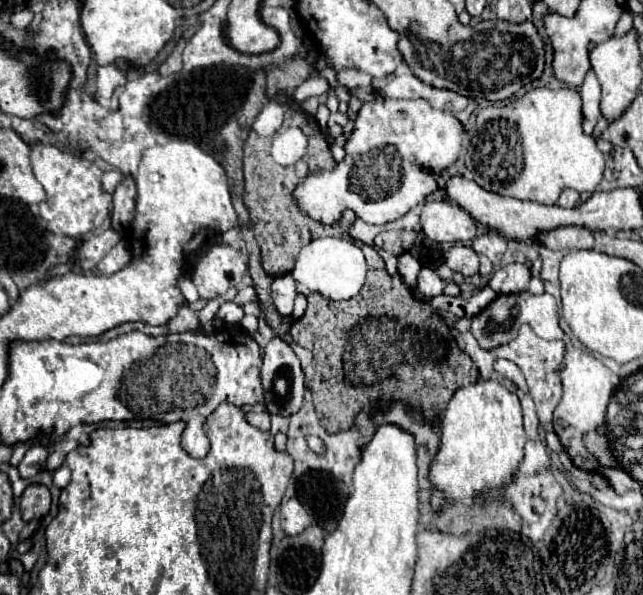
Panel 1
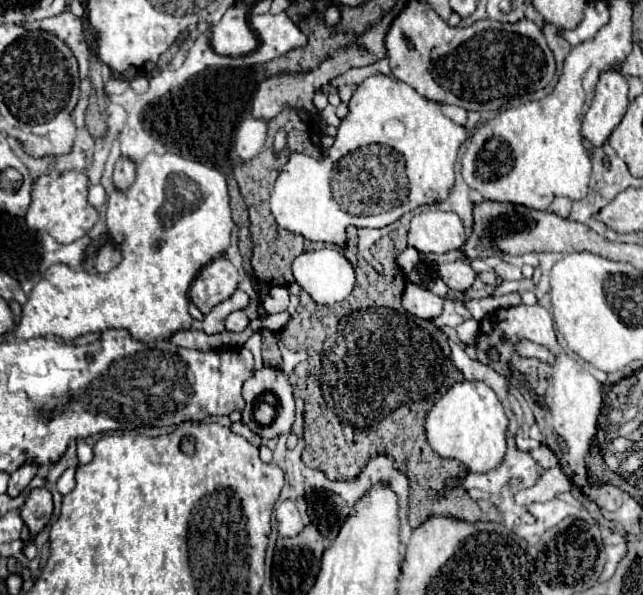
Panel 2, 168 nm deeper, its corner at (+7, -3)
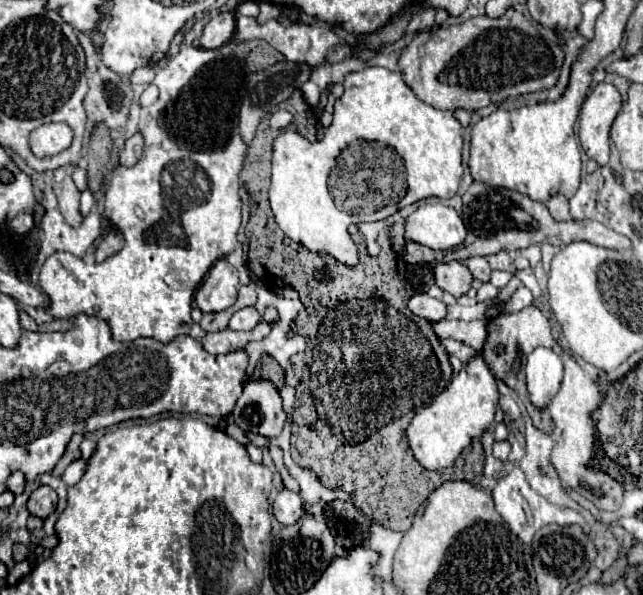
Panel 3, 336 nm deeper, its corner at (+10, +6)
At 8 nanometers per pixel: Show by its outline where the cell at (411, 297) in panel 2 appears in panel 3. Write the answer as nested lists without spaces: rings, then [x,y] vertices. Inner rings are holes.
[[[416,294],[410,298],[408,302],[410,310],[416,314],[416,316],[422,316],[426,318],[428,322],[440,322],[446,318],[446,306],[442,300],[436,300],[436,298],[430,298],[428,294]]]

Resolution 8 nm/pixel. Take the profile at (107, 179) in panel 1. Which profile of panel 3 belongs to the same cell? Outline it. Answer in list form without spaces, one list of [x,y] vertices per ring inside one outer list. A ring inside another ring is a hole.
[[[90,190],[82,192],[82,198],[80,198],[80,214],[86,216],[94,206],[96,206],[96,198],[94,198],[94,194],[92,194]]]

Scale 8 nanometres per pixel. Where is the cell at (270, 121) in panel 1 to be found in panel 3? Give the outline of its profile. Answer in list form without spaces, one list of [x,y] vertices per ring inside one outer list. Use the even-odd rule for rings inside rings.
[[[234,134],[234,138],[230,140],[230,144],[222,150],[214,150],[214,152],[182,152],[182,150],[164,150],[160,146],[148,146],[142,154],[142,158],[126,168],[126,166],[118,166],[112,174],[112,180],[110,180],[110,188],[106,192],[106,218],[125,235],[126,244],[124,248],[110,256],[108,260],[104,262],[94,262],[94,264],[86,264],[84,260],[80,260],[78,256],[72,256],[68,252],[56,252],[52,254],[42,270],[40,270],[40,288],[50,296],[50,308],[48,312],[54,316],[54,318],[74,318],[78,314],[90,314],[90,316],[96,316],[100,320],[104,320],[110,330],[112,330],[112,338],[118,340],[118,342],[130,342],[130,340],[136,340],[136,338],[154,338],[154,340],[160,340],[162,344],[168,344],[172,338],[180,336],[180,334],[188,334],[190,332],[190,326],[192,326],[192,318],[190,318],[190,310],[192,310],[192,300],[194,300],[194,292],[196,288],[200,286],[202,278],[206,276],[206,272],[212,268],[212,264],[228,254],[232,254],[236,250],[236,234],[238,234],[238,228],[240,228],[242,220],[242,202],[240,199],[240,182],[239,174],[242,170],[242,162],[244,162],[244,156],[246,156],[246,144],[242,142],[240,134]]]

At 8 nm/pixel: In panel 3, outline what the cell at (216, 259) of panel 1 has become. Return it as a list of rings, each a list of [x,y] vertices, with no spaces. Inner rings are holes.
[[[224,258],[218,260],[196,290],[196,306],[202,312],[222,312],[236,302],[238,270]]]

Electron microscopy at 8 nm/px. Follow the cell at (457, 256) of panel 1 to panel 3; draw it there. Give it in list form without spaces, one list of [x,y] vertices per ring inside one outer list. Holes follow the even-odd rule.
[[[452,260],[452,262],[448,262],[448,264],[436,264],[436,266],[434,266],[436,286],[438,286],[442,292],[452,294],[454,298],[464,296],[464,294],[470,290],[472,278],[474,278],[474,276],[468,272],[466,264],[464,264],[464,262],[458,262],[458,260]]]

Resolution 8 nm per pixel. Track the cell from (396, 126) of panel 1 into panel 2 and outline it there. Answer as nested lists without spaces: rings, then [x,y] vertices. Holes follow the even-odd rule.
[[[371,75],[353,93],[349,113],[339,125],[329,157],[323,161],[309,159],[309,155],[303,153],[293,153],[289,157],[271,193],[271,213],[283,229],[301,233],[310,241],[329,242],[344,248],[347,225],[385,227],[419,205],[445,201],[455,181],[455,159],[465,139],[465,127],[445,117],[439,103],[427,101],[399,79]]]

